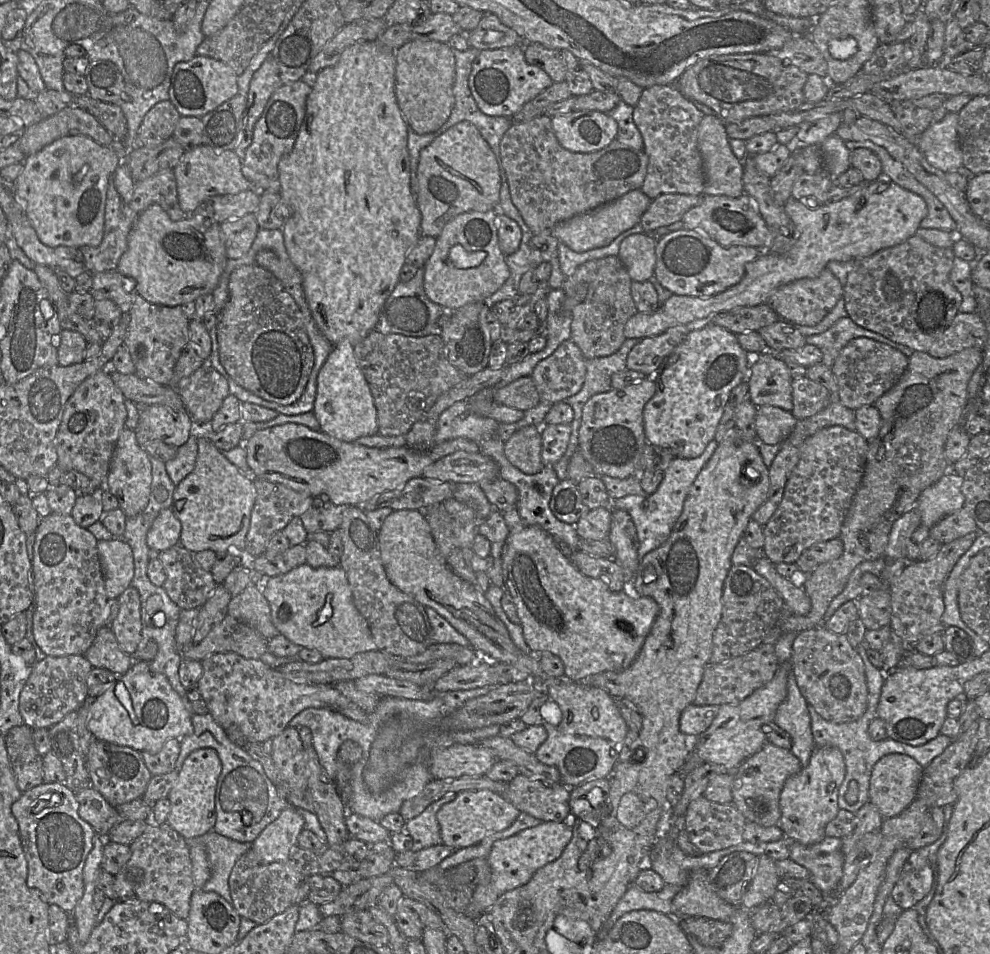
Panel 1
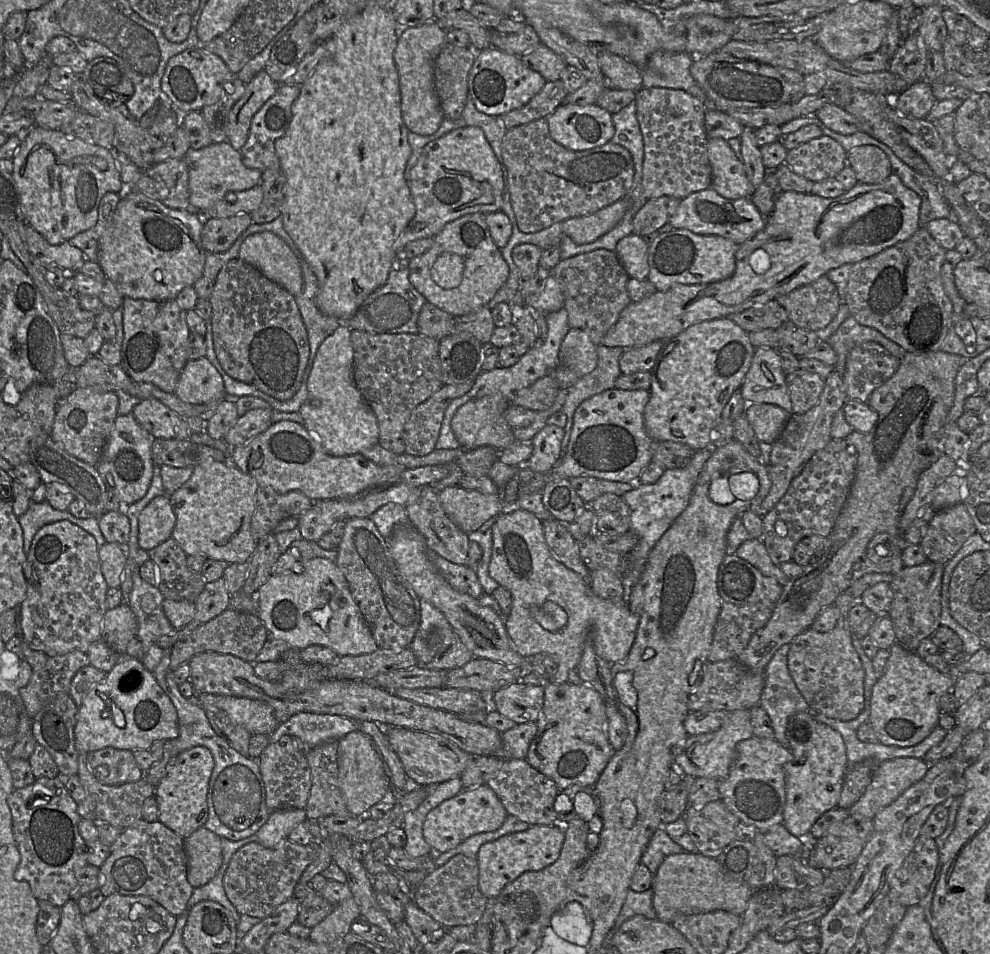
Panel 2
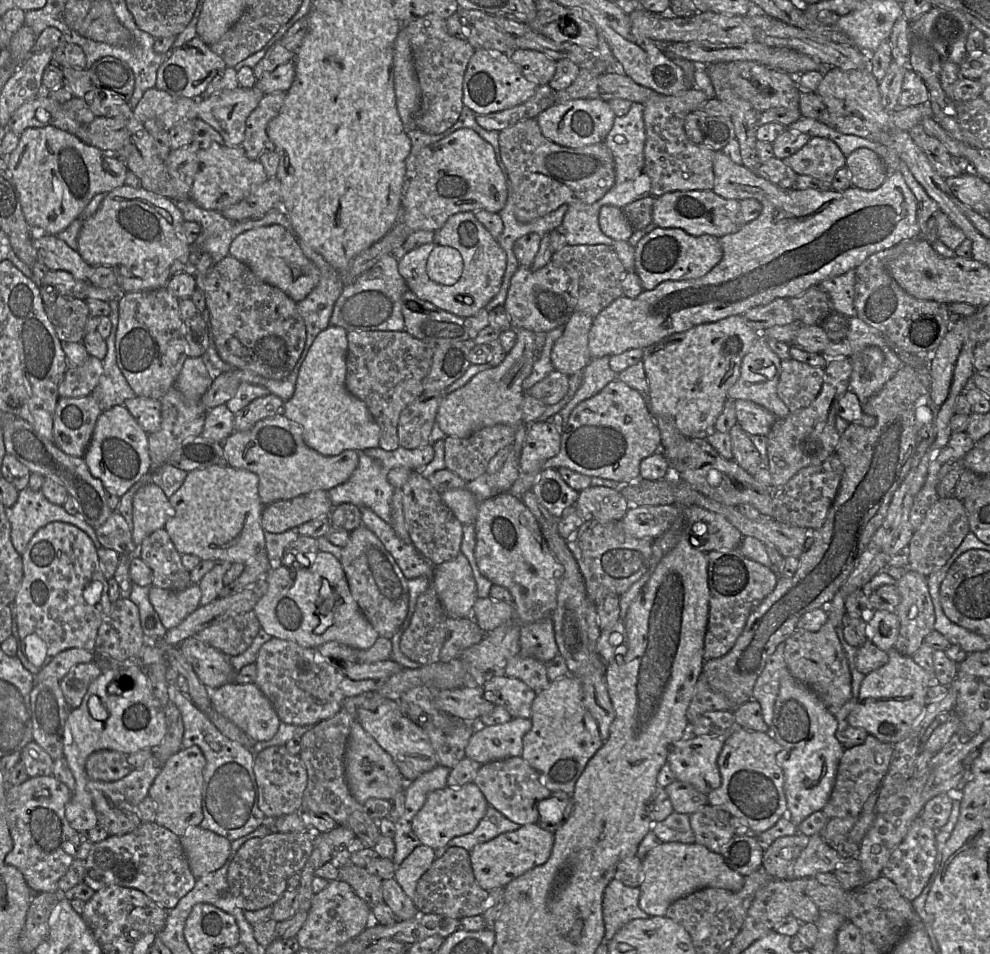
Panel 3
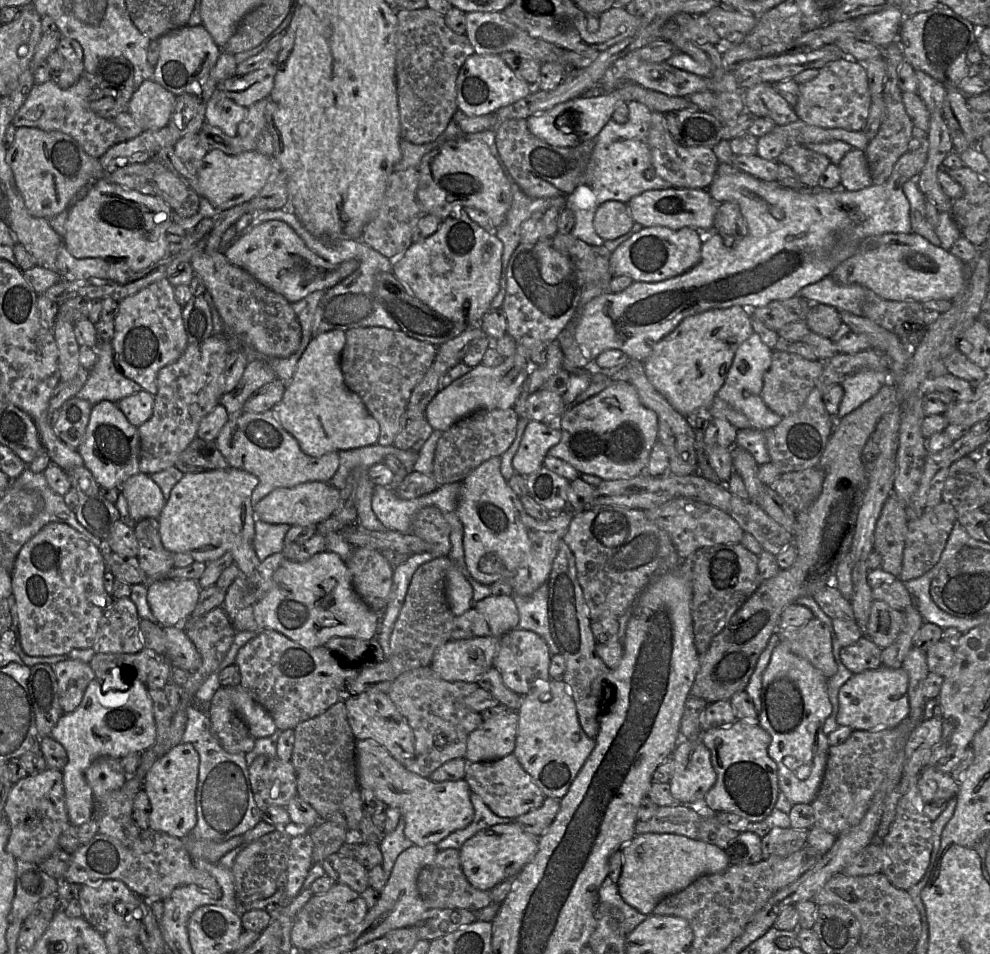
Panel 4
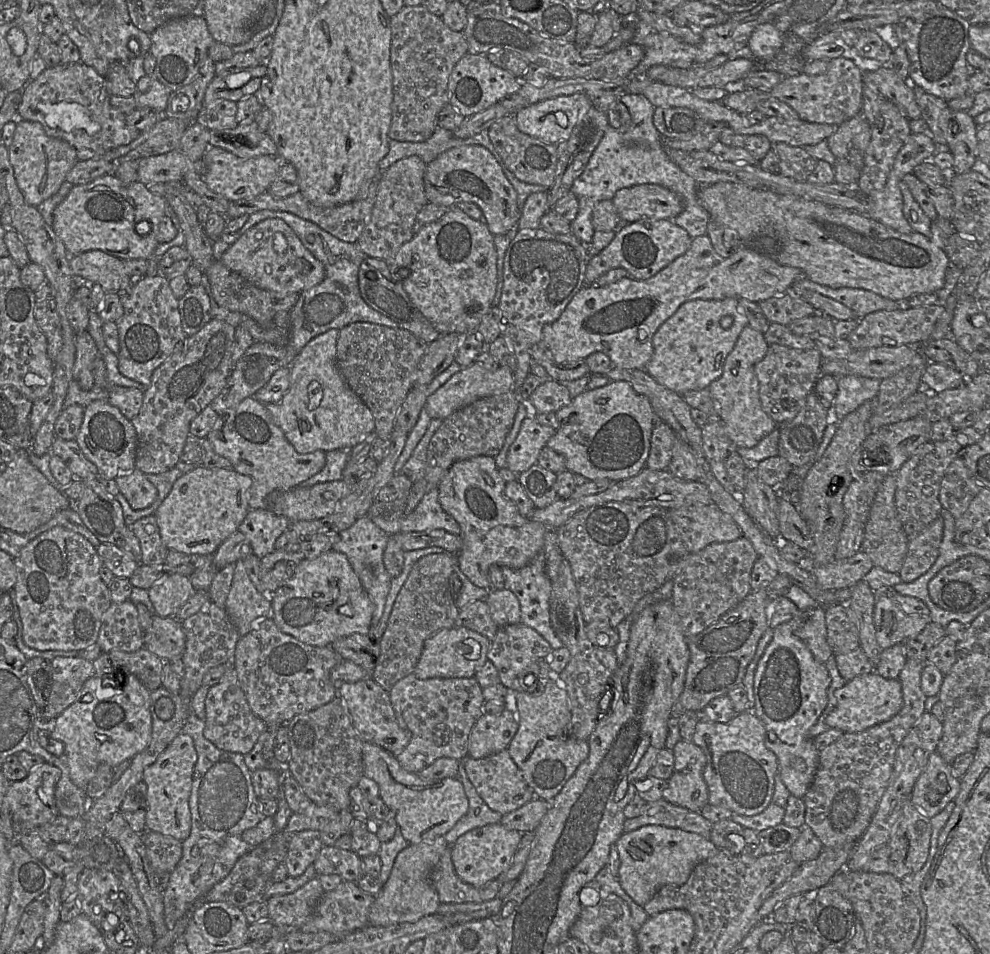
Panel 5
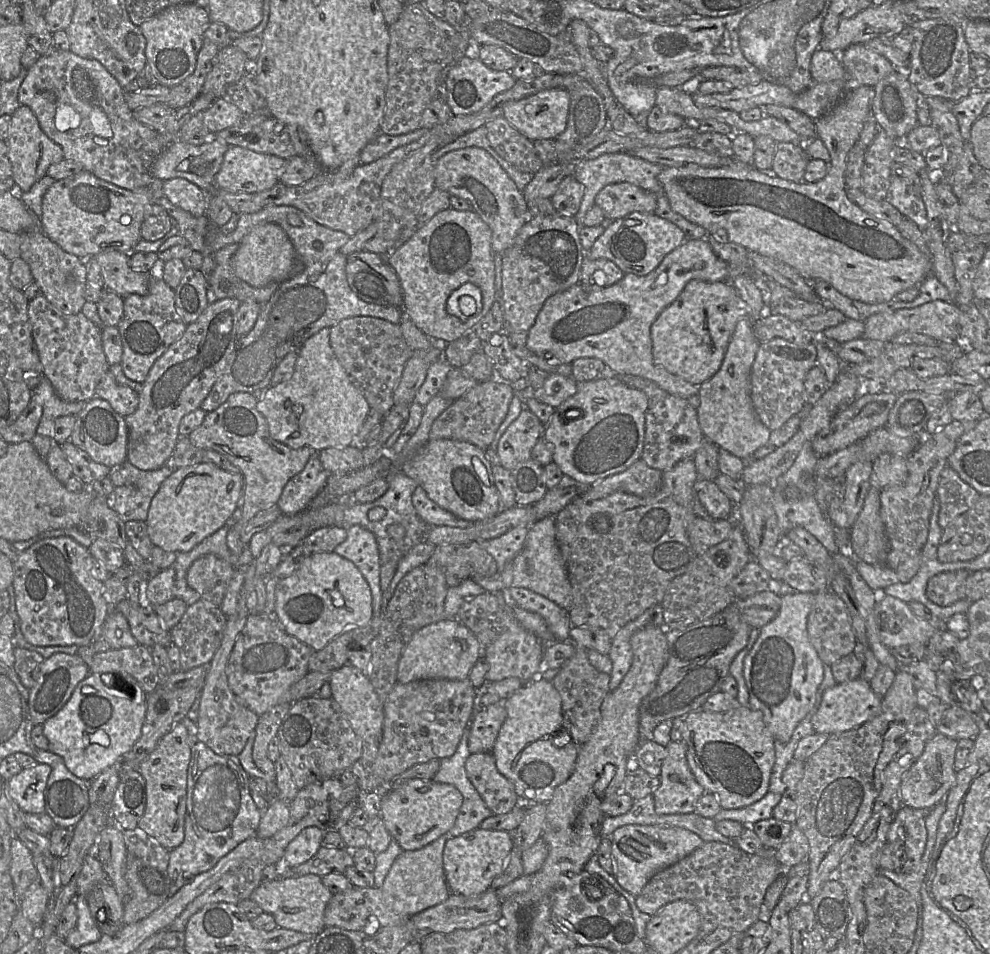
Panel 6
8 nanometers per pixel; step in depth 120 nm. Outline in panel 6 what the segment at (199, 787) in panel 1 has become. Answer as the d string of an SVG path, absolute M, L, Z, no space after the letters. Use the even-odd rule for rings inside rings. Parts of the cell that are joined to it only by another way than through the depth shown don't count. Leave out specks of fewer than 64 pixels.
M181 721L161 738L153 752L141 762L138 770L146 783L146 807L138 827L149 838L169 850L179 846L185 837L187 772L190 760L188 733Z

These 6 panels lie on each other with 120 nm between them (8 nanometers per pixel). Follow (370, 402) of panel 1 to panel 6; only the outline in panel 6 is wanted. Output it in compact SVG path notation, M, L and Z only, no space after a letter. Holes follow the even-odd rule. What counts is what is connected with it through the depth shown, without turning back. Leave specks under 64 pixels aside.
M323 328L303 344L293 374L285 381L257 393L257 409L267 421L272 439L290 448L310 447L316 452L327 448L345 448L356 443L357 434L370 407L362 394L350 382L329 342L330 328Z

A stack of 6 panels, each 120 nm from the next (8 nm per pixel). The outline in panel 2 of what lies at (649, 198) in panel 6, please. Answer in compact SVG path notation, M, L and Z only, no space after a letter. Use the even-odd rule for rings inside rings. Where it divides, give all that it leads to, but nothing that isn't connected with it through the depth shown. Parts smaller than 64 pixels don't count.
M710 187L681 199L669 224L673 229L687 229L699 235L721 236L740 245L765 227L766 218L758 211L751 198L726 199Z

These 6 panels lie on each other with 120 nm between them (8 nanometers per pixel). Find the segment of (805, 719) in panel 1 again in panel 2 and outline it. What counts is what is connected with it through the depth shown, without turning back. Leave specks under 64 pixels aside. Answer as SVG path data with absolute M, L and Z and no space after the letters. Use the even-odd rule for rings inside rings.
M789 644L782 645L764 669L765 686L759 705L770 717L774 739L788 748L786 738L790 716L810 710L788 670Z

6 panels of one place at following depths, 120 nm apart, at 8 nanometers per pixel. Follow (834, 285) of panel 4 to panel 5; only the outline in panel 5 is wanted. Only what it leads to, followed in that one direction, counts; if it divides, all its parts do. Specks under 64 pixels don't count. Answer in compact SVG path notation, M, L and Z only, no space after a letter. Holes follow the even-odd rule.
M806 277L801 278L801 286L815 291L823 296L836 300L854 313L856 319L861 320L870 313L881 310L898 310L894 300L880 296L874 292L858 288L839 288L818 284Z

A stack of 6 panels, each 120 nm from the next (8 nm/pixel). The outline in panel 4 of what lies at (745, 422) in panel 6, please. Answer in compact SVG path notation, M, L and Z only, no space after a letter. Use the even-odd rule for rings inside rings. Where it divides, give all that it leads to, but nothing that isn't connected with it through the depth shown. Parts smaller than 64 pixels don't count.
M753 333L738 347L724 384L716 394L718 398L743 413L749 419L752 429L760 431L776 426L783 419L770 410L761 397L763 375L771 366L772 353L773 350L762 342L759 335Z

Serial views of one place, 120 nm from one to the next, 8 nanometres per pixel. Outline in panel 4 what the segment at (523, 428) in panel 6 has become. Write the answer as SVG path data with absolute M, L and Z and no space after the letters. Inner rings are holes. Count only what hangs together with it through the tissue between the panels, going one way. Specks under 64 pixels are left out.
M529 420L519 448L512 459L516 473L528 476L543 466L551 447L559 443L560 430L547 427L543 422Z

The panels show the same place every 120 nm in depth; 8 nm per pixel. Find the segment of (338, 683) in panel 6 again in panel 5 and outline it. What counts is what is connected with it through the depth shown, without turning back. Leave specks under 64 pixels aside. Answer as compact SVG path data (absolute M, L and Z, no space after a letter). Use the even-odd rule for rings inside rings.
M372 678L341 684L338 688L338 696L342 698L351 723L363 742L376 744L395 756L409 744L411 732L399 726L391 705L389 692Z

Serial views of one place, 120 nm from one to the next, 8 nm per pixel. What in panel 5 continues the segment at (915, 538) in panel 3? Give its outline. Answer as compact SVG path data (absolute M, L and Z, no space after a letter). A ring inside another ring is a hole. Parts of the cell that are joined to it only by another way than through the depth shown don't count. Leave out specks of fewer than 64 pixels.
M940 515L917 536L908 540L906 556L898 573L902 582L914 581L933 565L939 554L943 528Z

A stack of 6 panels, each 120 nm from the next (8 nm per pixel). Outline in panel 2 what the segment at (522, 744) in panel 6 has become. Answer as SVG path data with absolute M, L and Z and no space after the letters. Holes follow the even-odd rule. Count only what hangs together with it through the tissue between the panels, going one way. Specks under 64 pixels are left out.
M546 678L544 702L536 720L537 733L526 760L562 790L571 785L593 786L615 751L608 739L606 701L579 680L554 682Z

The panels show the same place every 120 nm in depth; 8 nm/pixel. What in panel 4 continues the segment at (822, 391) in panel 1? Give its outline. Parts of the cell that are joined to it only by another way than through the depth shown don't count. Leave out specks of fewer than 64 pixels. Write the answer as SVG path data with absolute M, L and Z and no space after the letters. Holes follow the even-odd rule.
M773 351L771 366L763 375L761 397L766 406L783 418L796 413L814 388L822 372L822 364L820 360L808 361L797 354Z

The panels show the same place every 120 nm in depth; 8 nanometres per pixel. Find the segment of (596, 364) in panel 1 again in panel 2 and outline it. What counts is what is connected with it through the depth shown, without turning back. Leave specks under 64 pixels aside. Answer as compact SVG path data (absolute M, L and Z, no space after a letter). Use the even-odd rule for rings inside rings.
M602 344L597 346L598 362L596 367L569 387L566 401L561 409L567 416L564 426L565 435L561 442L562 456L569 442L573 416L577 407L593 395L615 387L615 382L622 373L619 359L625 351L626 348L620 346L604 346Z

